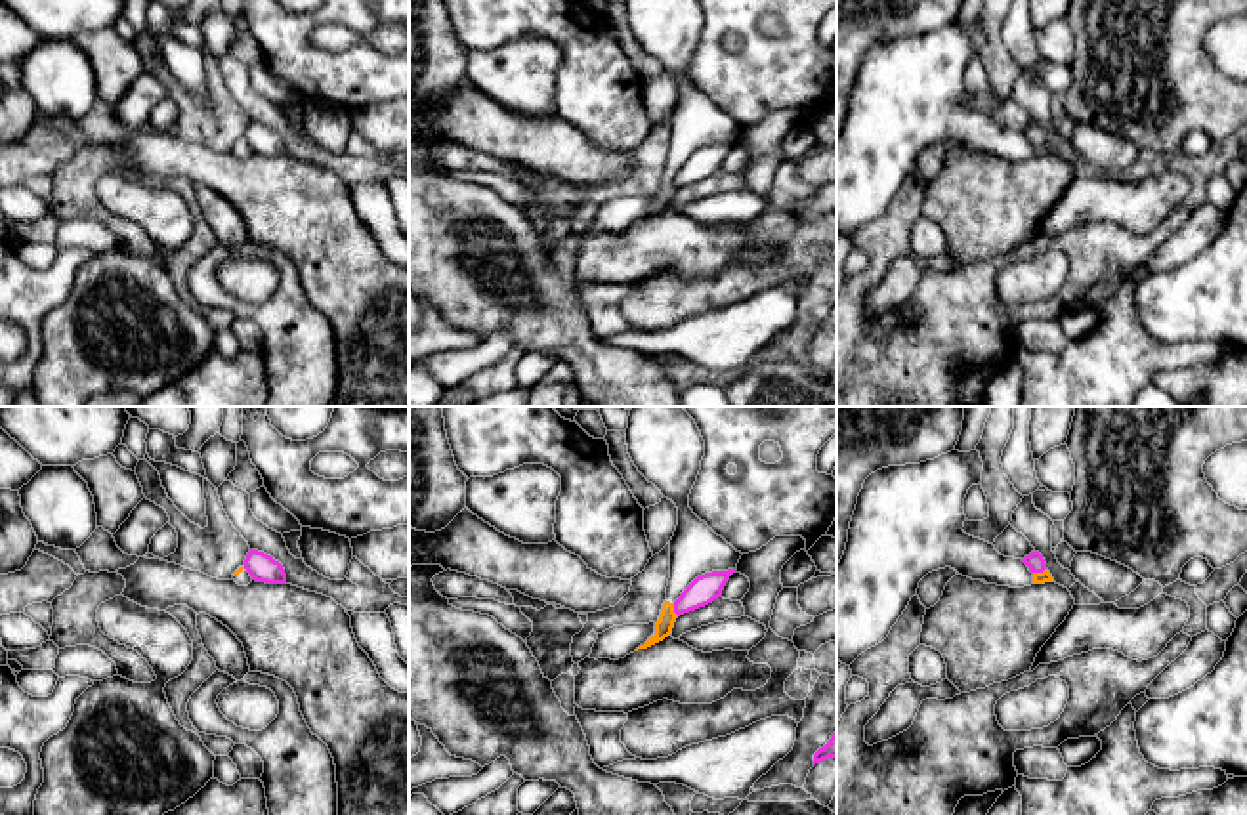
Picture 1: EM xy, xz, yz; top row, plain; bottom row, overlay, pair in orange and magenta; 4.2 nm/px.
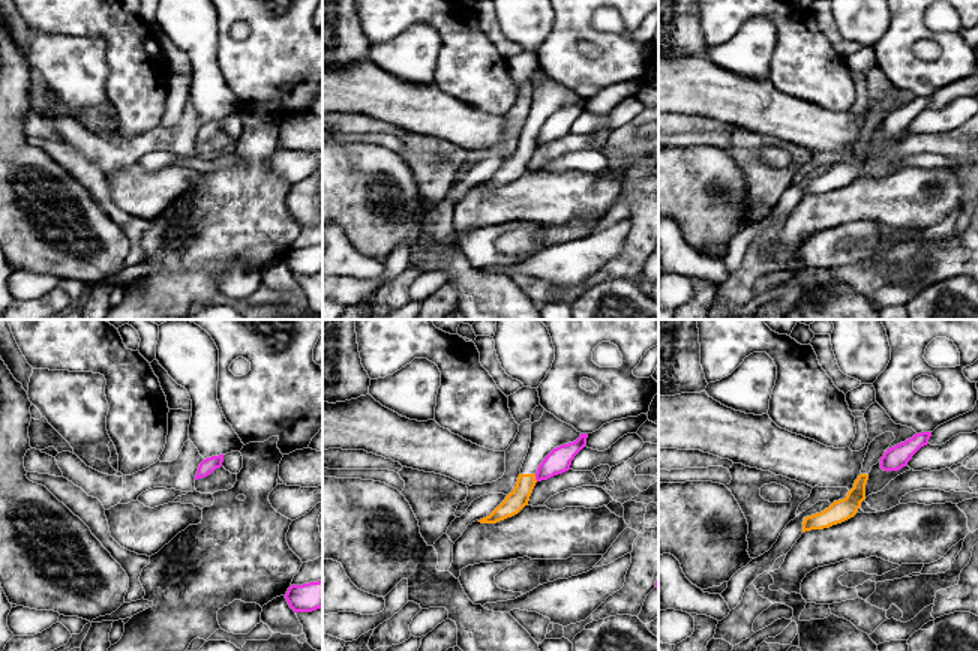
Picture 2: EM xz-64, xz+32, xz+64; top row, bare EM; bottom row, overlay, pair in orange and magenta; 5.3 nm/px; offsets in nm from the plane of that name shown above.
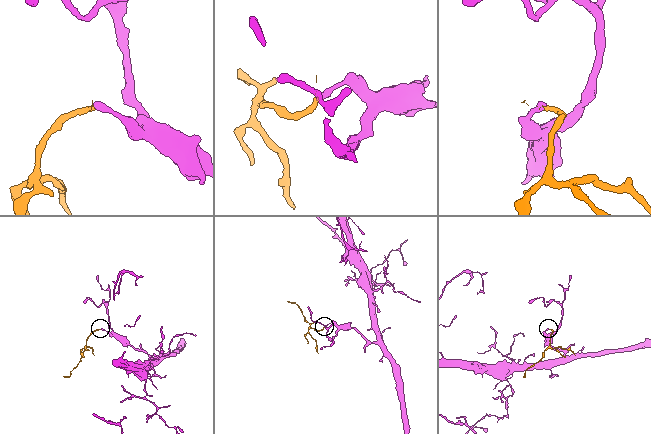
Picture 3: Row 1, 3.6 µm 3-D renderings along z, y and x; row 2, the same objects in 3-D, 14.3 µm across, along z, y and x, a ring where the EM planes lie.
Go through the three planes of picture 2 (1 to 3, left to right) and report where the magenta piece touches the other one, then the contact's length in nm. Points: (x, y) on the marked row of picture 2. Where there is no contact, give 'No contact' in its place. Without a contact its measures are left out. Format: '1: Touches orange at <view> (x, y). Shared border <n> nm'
1: No contact
2: Touches orange at xz+32 (534, 477). Shared border 40 nm
3: No contact

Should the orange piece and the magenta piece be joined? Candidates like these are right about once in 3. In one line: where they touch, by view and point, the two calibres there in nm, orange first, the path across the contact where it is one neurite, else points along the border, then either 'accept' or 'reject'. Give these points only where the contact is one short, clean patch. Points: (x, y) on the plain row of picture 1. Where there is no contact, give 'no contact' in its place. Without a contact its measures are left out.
xz (673, 182) | 80/120 nm | along xz (673, 176), (678, 188) | reject

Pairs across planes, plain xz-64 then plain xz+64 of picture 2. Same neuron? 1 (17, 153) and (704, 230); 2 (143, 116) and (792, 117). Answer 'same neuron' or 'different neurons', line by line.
1: same neuron
2: different neurons

